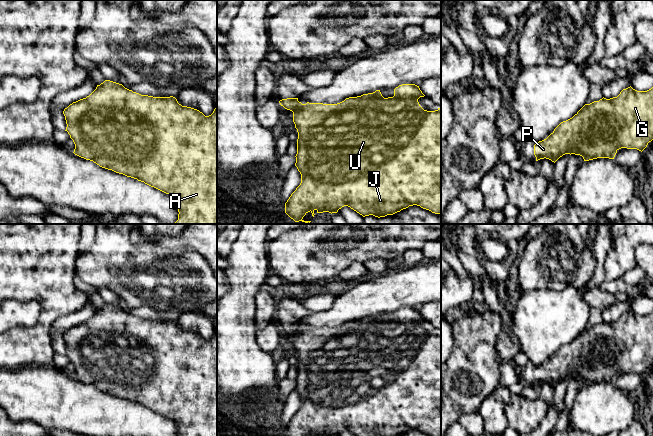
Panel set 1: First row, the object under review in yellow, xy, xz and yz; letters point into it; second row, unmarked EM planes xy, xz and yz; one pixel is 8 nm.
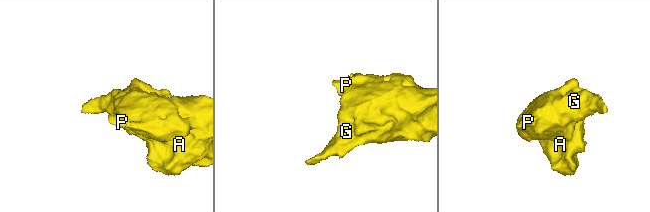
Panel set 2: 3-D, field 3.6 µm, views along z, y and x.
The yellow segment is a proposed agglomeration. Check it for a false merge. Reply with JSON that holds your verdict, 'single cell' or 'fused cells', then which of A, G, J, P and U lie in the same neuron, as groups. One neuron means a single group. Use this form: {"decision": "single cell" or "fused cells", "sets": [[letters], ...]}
{"decision": "single cell", "sets": [["A", "G", "J", "P", "U"]]}

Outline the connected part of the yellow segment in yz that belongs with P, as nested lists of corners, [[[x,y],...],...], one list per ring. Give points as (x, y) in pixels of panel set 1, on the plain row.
[[[631,310],[623,313],[617,321],[602,322],[590,328],[585,328],[572,342],[561,346],[544,364],[534,369],[536,385],[549,383],[556,386],[565,378],[575,378],[583,381],[584,385],[597,382],[614,383],[621,372],[643,375],[653,364],[653,311],[647,315],[637,315]]]

